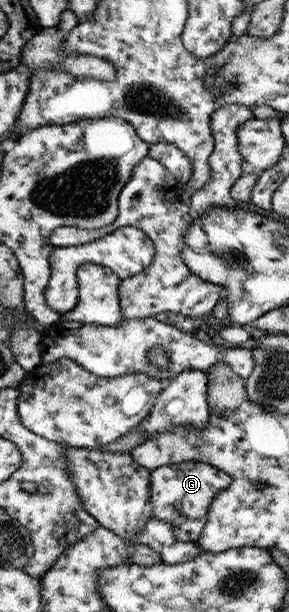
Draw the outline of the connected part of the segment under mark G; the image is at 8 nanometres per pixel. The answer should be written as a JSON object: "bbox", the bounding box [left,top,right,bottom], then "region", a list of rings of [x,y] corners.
{"bbox":[150,462,234,542],"region":[[[199,462],[163,465],[150,471],[152,515],[170,523],[179,541],[196,542],[206,527],[207,513],[221,490],[227,490],[234,480],[229,473]]]}

